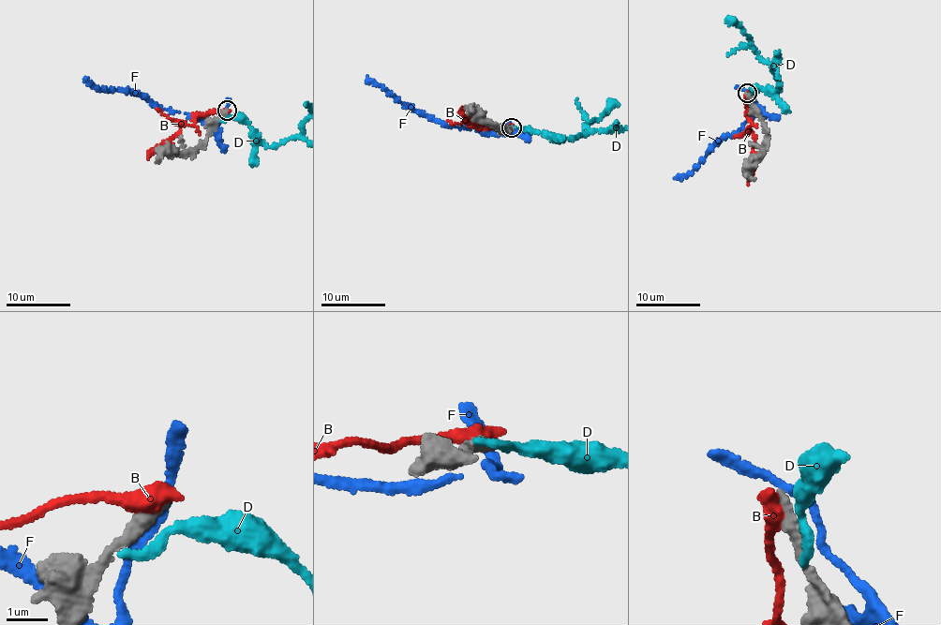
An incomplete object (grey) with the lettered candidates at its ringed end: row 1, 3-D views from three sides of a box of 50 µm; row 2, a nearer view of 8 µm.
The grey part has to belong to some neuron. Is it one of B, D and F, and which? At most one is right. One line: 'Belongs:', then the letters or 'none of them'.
Belongs: none of them

